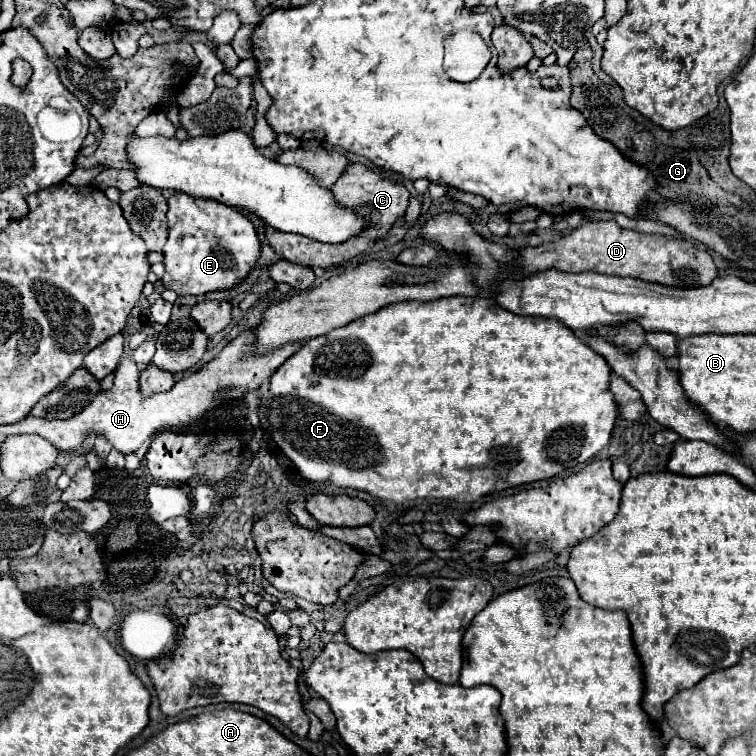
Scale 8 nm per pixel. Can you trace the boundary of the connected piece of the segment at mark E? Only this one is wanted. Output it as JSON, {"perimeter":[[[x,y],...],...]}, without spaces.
{"perimeter":[[[174,193],[168,199],[170,237],[164,245],[166,273],[162,283],[178,295],[204,295],[238,287],[260,259],[260,239],[252,221],[236,209]]]}

